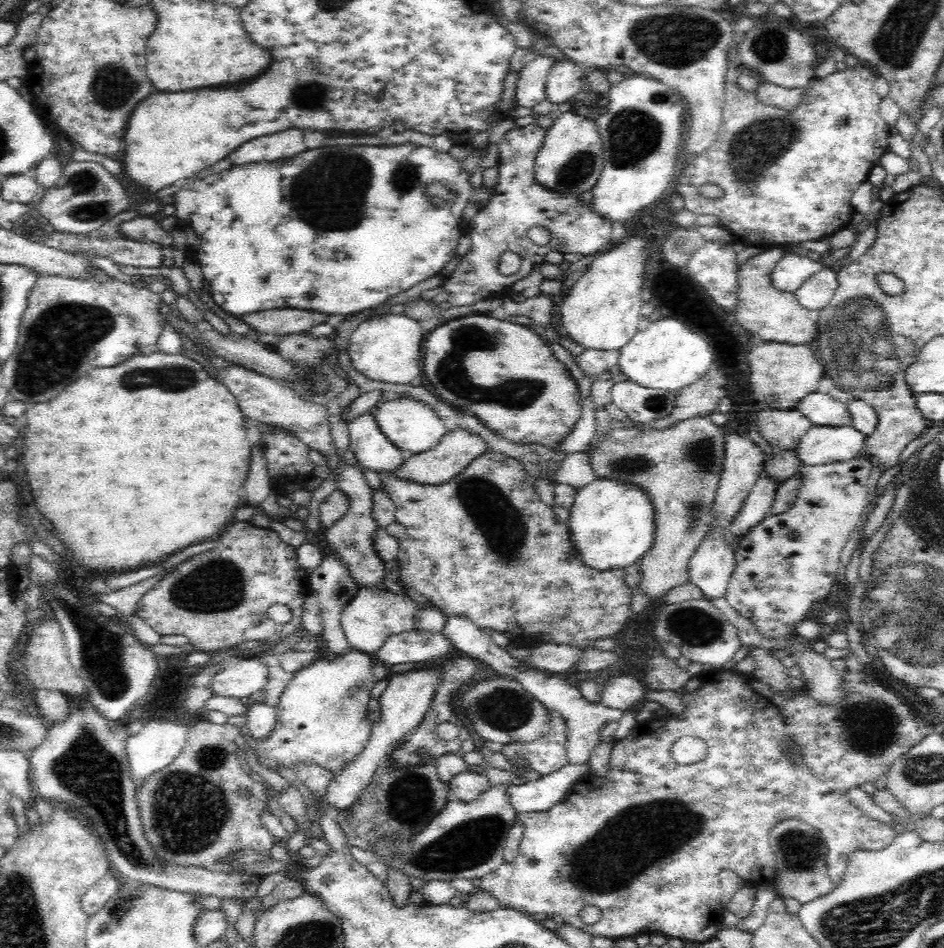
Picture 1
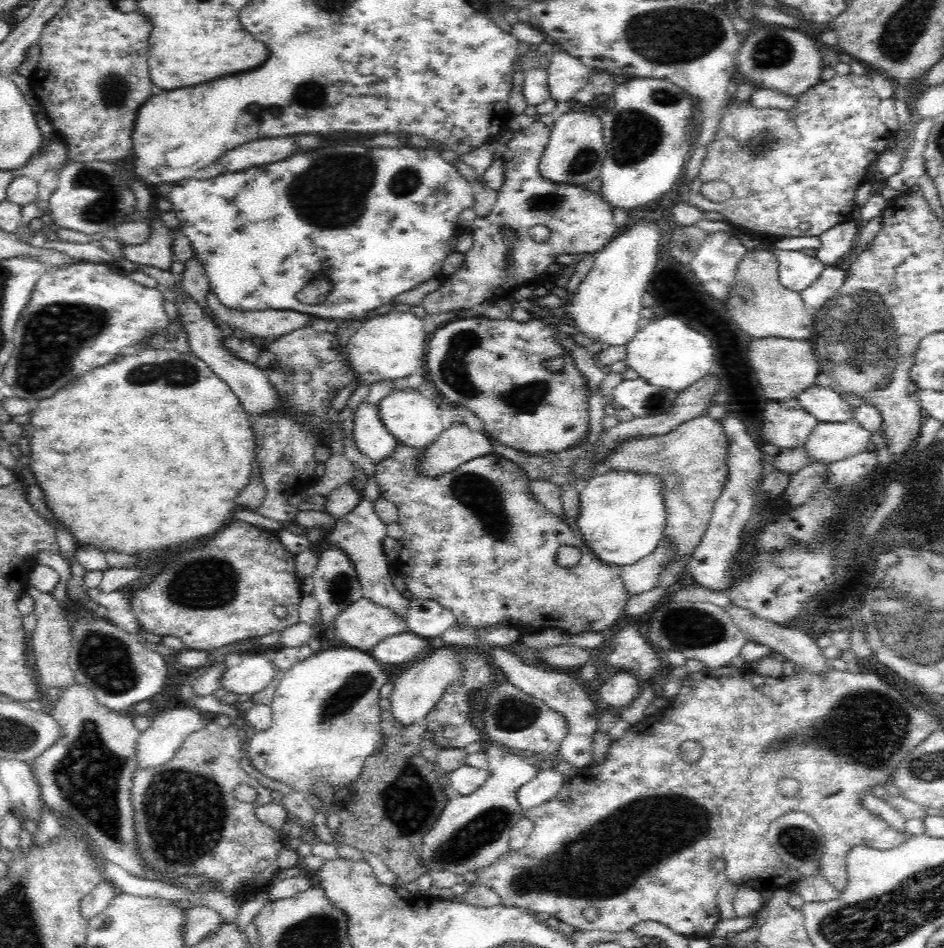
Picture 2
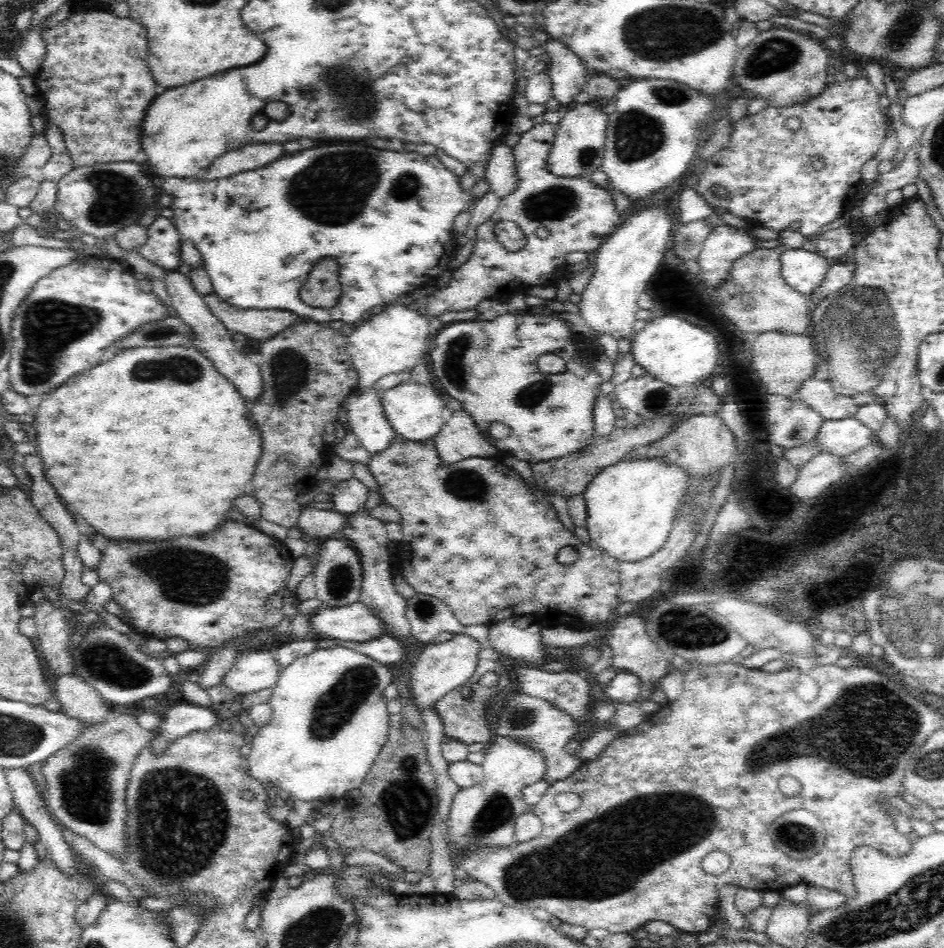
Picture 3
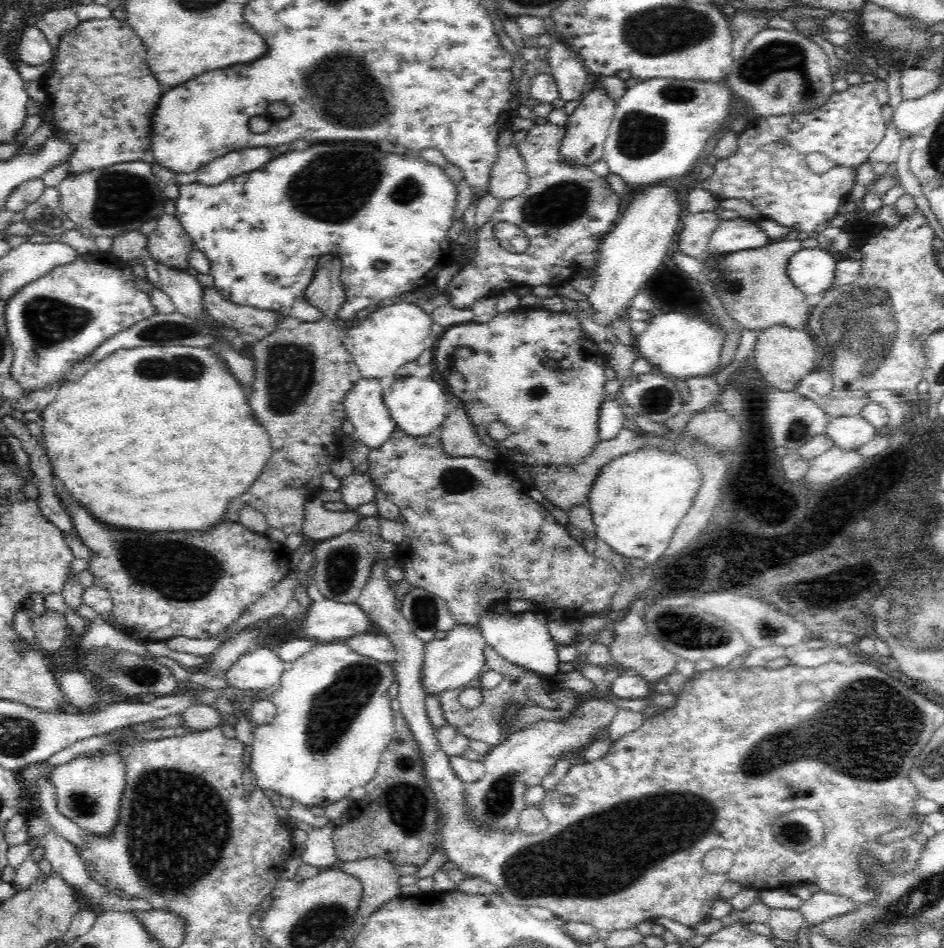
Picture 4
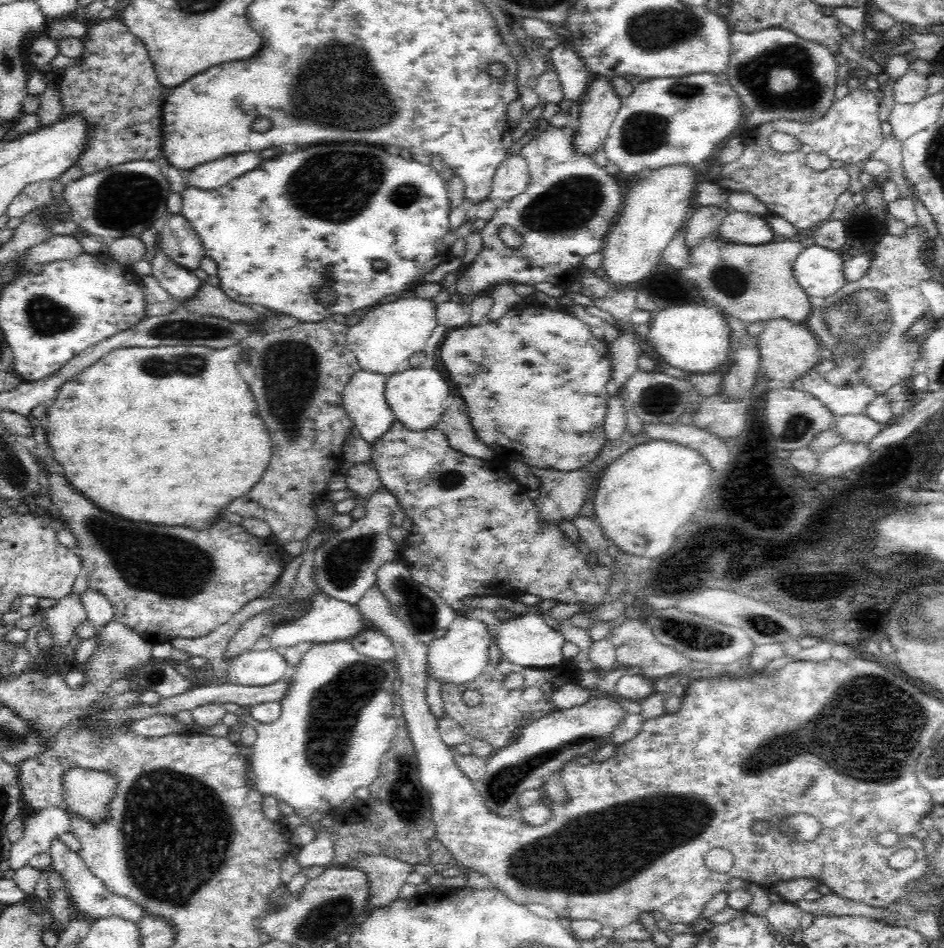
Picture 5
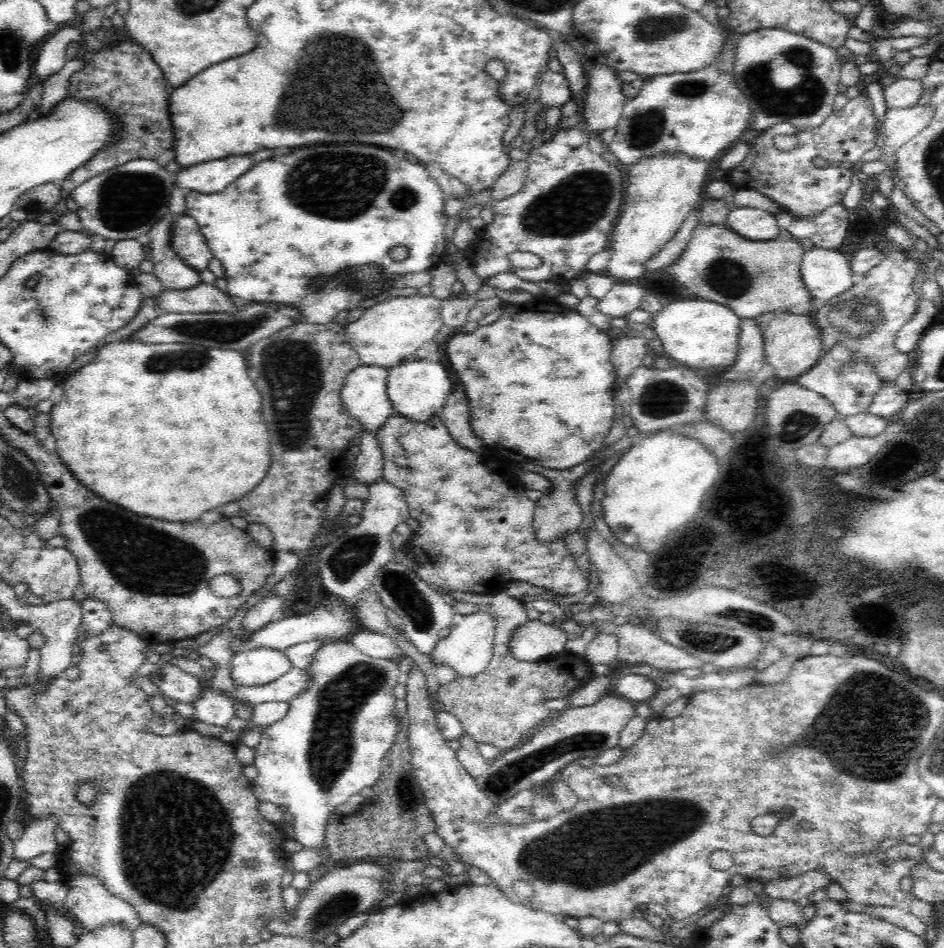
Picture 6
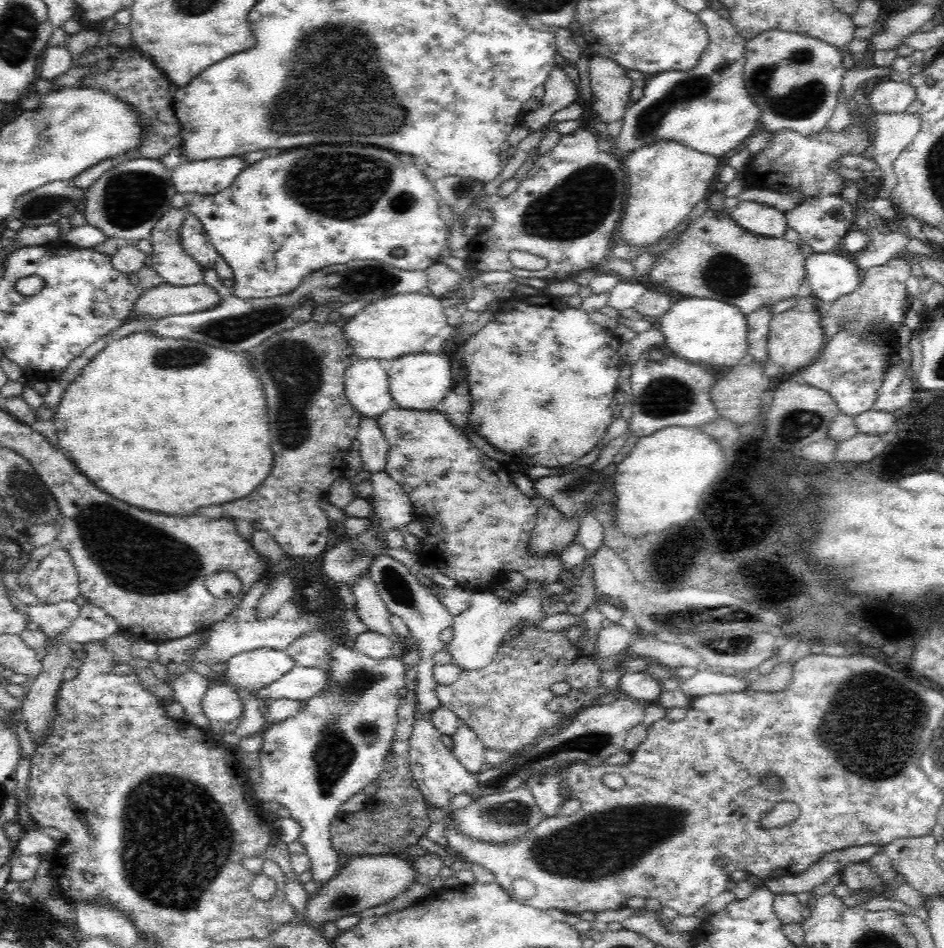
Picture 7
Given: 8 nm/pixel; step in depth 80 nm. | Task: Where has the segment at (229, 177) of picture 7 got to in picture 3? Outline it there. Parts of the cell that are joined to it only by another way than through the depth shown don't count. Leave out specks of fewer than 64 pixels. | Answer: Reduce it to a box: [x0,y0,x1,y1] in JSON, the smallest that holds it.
[197,142,286,181]

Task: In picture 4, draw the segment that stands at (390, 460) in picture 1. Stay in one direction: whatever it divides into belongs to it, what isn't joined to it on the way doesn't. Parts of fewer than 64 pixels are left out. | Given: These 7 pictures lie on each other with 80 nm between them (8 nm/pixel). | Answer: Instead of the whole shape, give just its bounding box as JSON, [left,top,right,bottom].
[343,376,397,449]

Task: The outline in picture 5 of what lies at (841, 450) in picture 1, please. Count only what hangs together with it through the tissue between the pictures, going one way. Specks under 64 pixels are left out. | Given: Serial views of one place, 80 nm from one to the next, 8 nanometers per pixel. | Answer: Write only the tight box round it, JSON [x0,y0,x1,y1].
[833,413,885,443]

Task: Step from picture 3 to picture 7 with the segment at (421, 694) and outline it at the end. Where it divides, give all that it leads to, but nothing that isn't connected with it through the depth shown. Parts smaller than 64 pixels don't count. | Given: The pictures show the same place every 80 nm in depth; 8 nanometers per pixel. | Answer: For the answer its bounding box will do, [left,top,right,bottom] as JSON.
[446,580,546,670]

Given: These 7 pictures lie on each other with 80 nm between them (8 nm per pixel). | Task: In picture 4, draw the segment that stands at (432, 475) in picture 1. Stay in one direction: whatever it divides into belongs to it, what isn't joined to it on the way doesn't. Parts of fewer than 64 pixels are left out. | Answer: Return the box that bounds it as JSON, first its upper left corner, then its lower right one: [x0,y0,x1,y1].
[437,402,501,461]

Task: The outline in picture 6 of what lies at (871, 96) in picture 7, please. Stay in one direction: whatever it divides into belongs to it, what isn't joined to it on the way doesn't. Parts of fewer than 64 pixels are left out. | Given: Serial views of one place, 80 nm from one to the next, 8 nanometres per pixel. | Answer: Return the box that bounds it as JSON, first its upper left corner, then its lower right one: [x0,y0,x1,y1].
[882,78,923,109]

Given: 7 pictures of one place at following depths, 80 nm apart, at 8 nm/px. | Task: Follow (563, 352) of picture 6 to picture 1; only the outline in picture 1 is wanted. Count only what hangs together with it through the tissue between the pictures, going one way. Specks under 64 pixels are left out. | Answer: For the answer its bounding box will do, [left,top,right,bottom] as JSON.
[422,314,582,449]

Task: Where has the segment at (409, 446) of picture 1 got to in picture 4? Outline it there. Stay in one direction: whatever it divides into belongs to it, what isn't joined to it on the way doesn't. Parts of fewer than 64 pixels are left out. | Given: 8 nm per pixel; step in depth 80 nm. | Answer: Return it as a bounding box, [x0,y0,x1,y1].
[382,375,451,437]

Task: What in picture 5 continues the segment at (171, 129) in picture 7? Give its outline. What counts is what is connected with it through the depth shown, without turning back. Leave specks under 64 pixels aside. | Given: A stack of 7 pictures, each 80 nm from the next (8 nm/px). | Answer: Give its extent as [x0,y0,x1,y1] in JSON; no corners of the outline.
[60,18,166,187]

